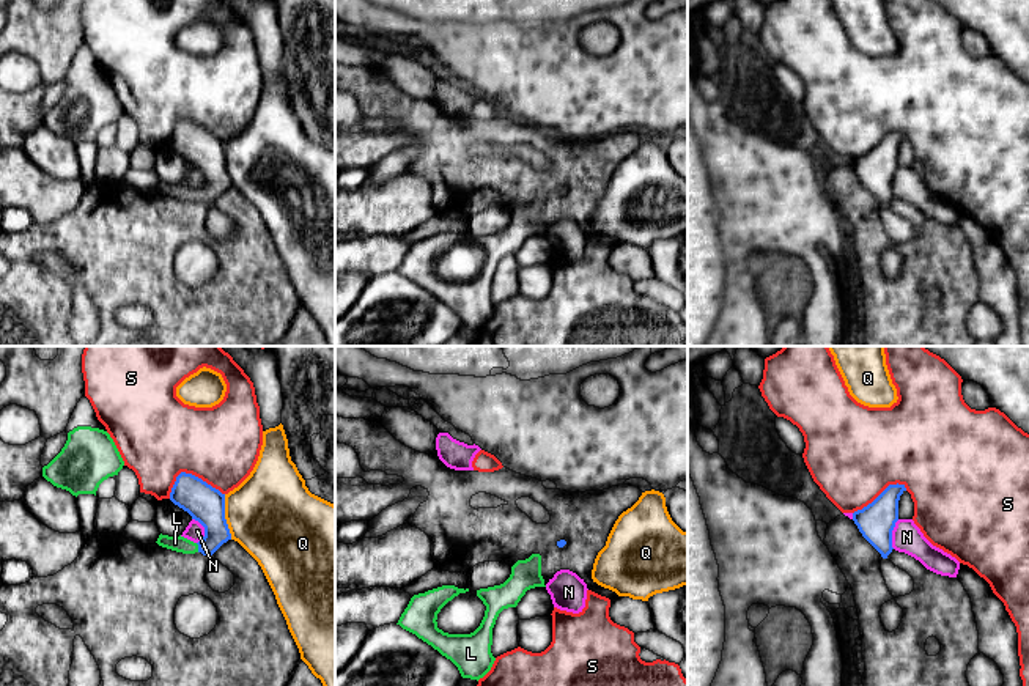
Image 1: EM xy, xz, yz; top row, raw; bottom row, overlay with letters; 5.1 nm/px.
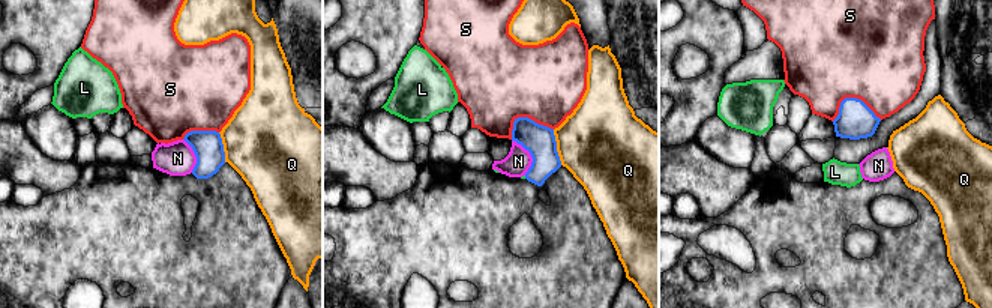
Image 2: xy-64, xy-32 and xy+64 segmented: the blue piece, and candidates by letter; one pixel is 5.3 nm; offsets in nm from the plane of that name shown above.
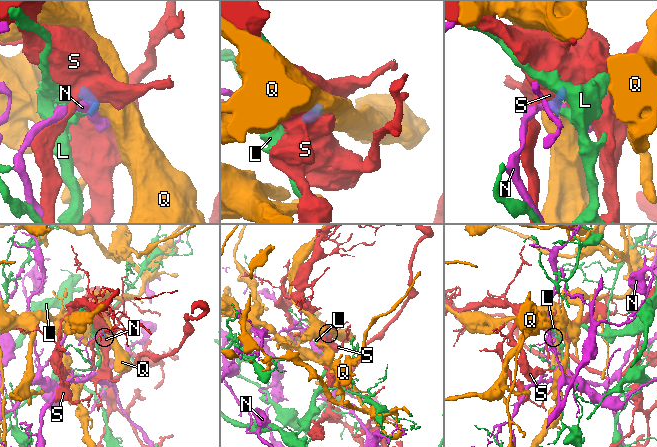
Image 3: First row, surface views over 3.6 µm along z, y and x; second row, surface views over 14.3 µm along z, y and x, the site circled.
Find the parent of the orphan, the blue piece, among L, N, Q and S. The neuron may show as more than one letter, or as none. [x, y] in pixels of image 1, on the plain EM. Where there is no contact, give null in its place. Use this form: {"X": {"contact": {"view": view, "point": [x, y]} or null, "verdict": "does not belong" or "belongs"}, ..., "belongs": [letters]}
{"L": {"contact": {"view": "xy", "point": [199, 195]}, "verdict": "belongs"}, "N": {"contact": {"view": "xy", "point": [205, 178]}, "verdict": "does not belong"}, "Q": {"contact": {"view": "xy", "point": [224, 164]}, "verdict": "does not belong"}, "S": {"contact": {"view": "xy", "point": [189, 121]}, "verdict": "does not belong"}, "belongs": ["L"]}

